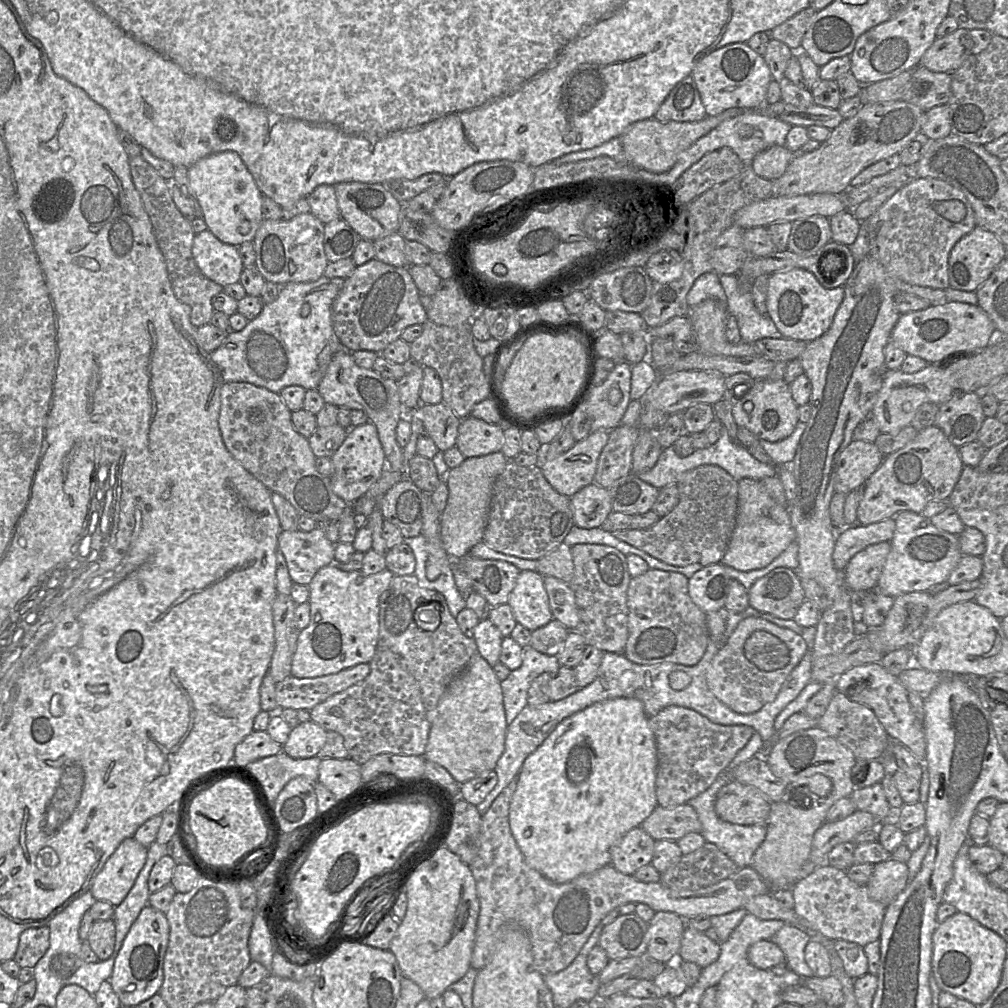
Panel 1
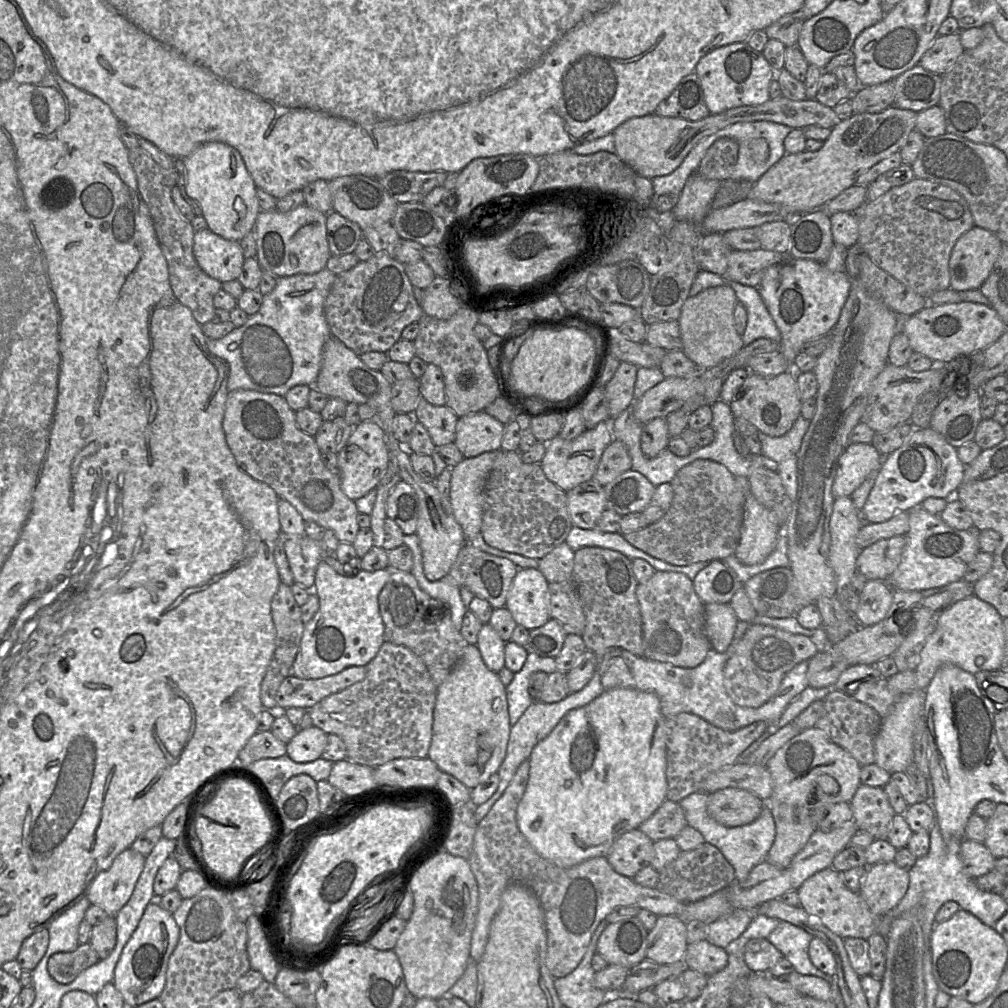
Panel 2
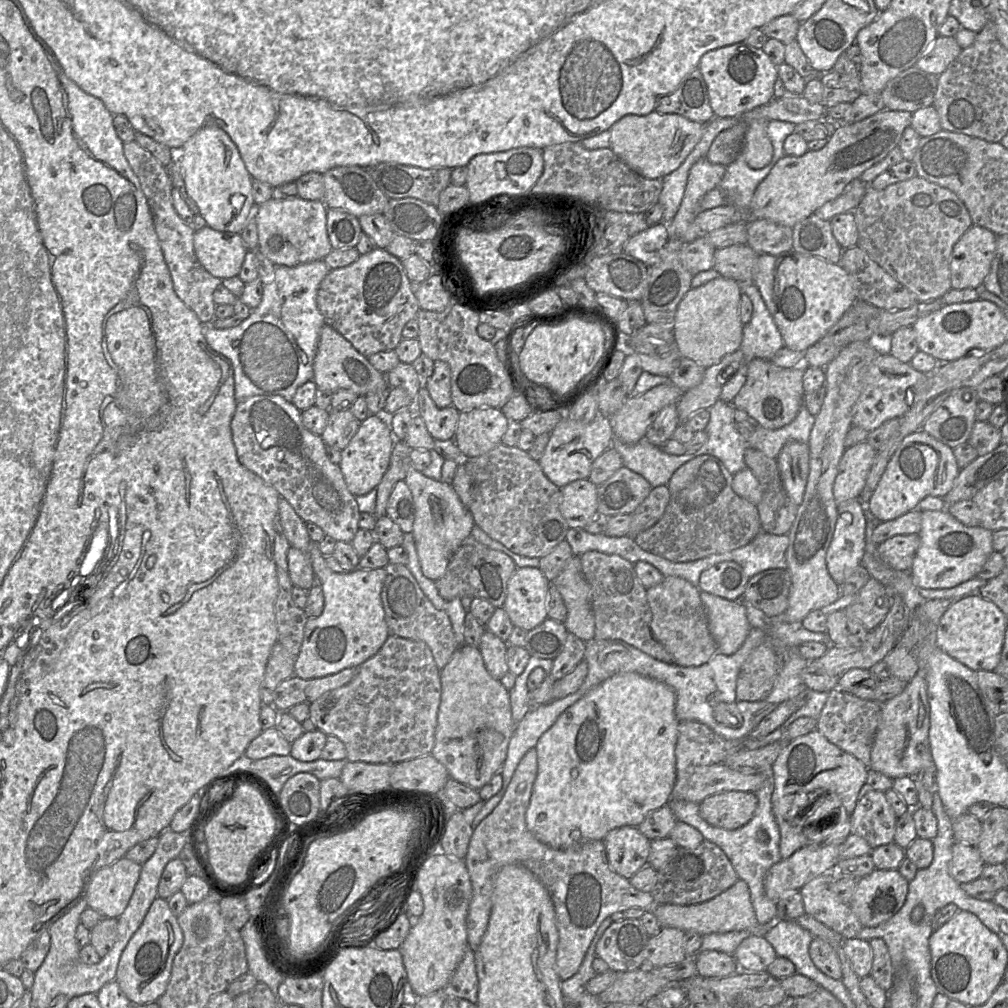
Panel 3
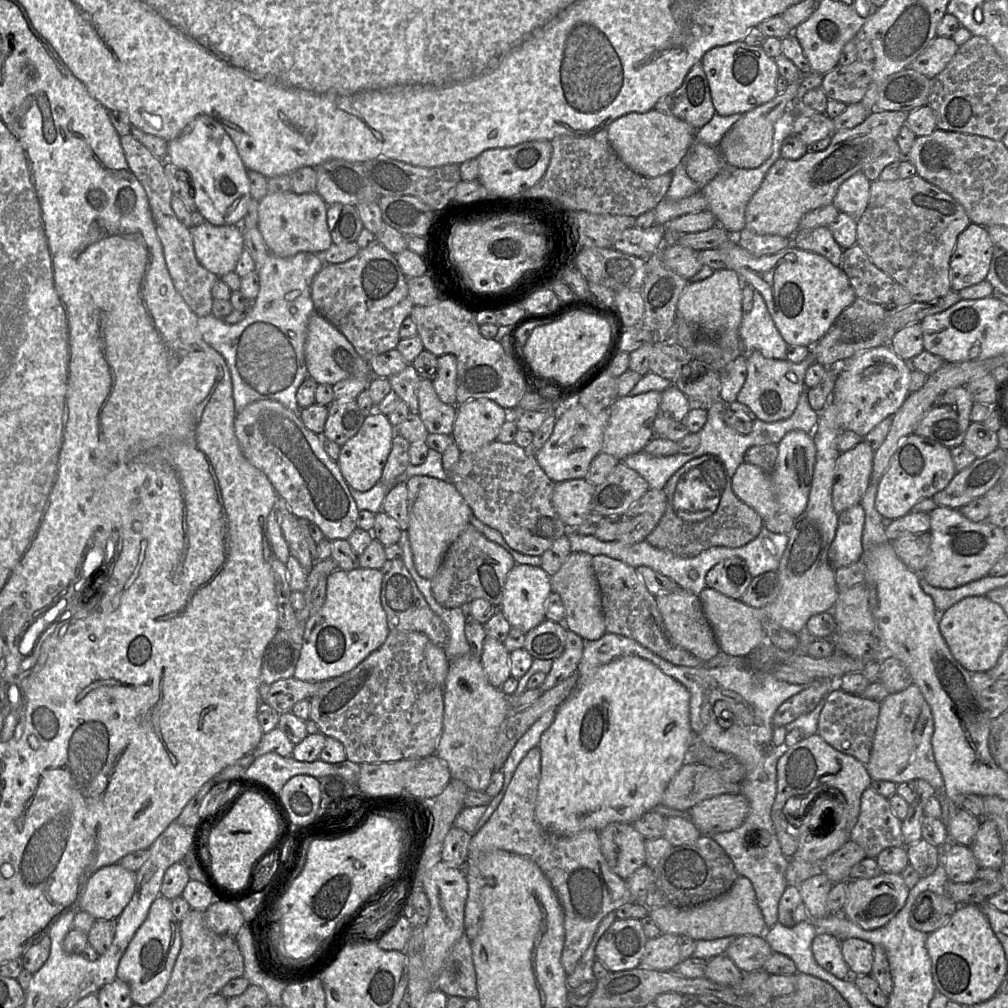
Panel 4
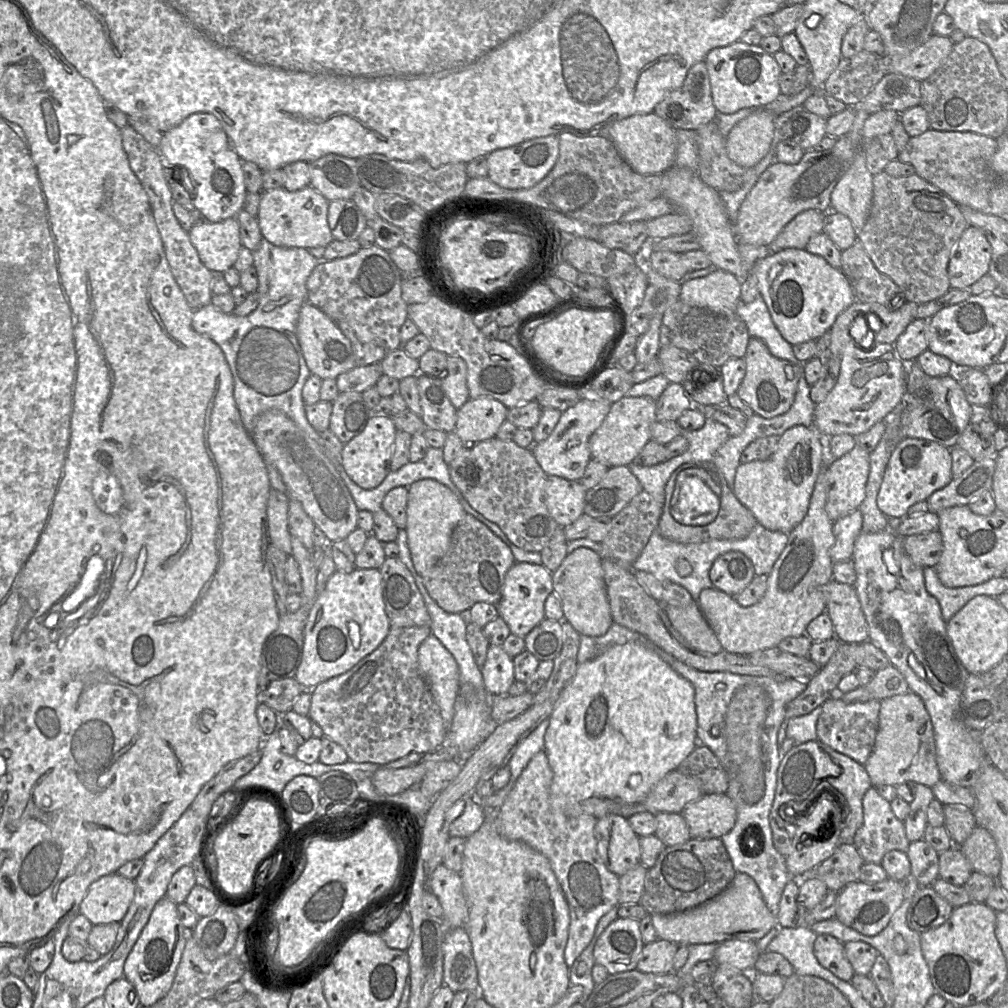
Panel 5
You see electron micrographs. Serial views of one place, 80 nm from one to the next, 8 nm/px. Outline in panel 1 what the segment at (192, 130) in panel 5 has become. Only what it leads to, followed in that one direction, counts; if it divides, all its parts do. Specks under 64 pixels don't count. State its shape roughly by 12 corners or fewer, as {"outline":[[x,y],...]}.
{"outline":[[214,153],[188,187],[220,241],[254,240],[262,193],[241,157]]}

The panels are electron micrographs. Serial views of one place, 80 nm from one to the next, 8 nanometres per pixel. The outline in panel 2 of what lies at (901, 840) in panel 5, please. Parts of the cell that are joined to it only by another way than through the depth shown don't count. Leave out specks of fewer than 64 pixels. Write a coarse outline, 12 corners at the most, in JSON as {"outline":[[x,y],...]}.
{"outline":[[859,785],[853,821],[886,840],[895,812],[880,787]]}

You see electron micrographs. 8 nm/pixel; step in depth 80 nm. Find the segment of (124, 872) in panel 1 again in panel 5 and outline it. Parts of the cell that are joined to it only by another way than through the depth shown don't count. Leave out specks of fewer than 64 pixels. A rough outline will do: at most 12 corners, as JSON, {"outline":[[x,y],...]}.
{"outline":[[117,872],[88,888],[79,913],[93,925],[121,922],[134,880]]}

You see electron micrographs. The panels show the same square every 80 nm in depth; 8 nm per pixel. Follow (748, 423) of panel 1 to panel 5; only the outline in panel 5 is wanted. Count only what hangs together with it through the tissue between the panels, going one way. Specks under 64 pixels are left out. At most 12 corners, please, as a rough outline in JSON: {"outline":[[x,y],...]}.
{"outline":[[750,337],[738,396],[763,418],[791,407],[804,363]]}

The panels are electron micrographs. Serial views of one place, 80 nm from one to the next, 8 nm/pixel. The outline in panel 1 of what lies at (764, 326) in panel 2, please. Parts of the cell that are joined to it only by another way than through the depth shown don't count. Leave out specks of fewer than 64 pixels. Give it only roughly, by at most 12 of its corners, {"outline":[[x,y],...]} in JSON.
{"outline":[[719,275],[742,343],[782,338],[748,285]]}

